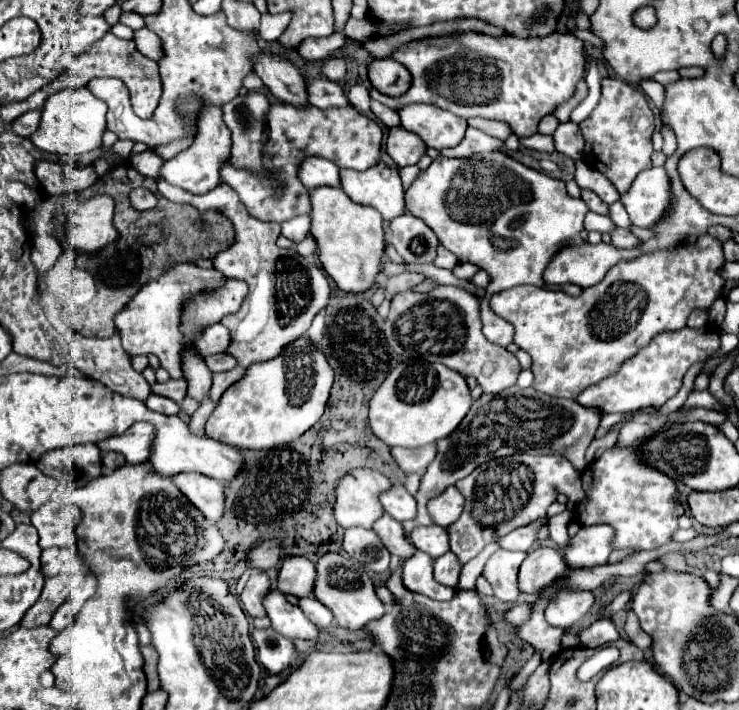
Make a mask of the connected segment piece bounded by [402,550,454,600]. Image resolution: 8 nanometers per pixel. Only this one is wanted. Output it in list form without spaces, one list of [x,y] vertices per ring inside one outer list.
[[[416,552],[404,562],[402,582],[412,592],[420,592],[432,600],[450,600],[454,590],[434,580],[434,560],[424,552]]]

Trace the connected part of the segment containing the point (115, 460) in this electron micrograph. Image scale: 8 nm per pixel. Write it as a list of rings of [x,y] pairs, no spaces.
[[[104,452],[102,454],[102,470],[106,474],[120,468],[120,466],[124,466],[124,464],[126,464],[126,460],[124,460],[122,454],[116,454],[116,452]]]

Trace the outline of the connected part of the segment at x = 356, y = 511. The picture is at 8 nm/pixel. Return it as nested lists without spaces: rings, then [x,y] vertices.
[[[352,468],[348,470],[340,482],[336,484],[336,502],[334,502],[334,518],[342,528],[350,526],[362,526],[362,528],[372,528],[374,520],[382,516],[382,506],[378,502],[378,494],[388,490],[392,484],[390,480],[380,474],[378,470],[372,468]]]

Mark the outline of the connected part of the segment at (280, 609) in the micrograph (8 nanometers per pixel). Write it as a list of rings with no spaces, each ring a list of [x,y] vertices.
[[[278,590],[268,592],[264,600],[264,608],[268,612],[268,618],[272,620],[272,628],[278,634],[290,640],[296,640],[296,638],[316,640],[318,638],[318,628],[282,592]]]

